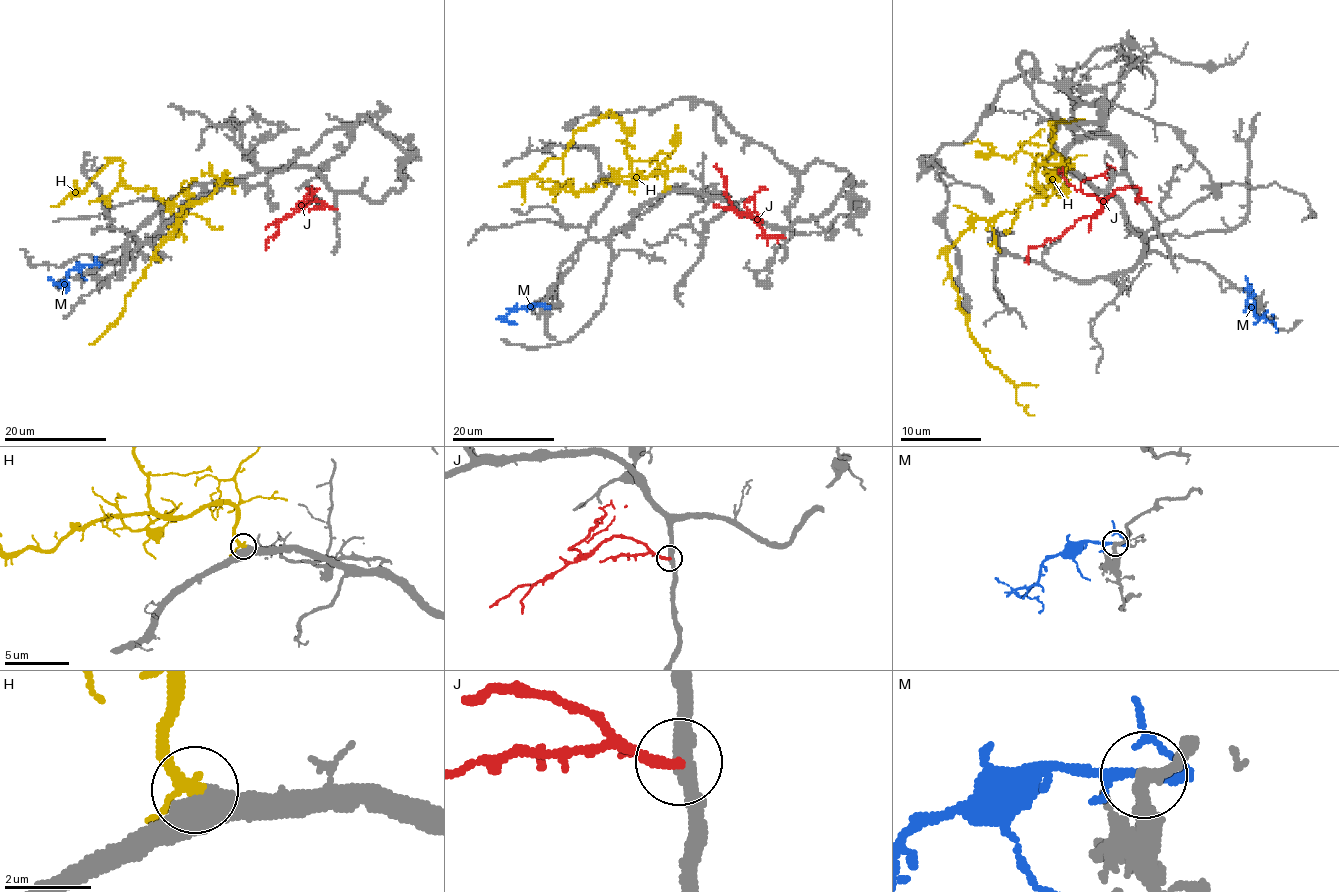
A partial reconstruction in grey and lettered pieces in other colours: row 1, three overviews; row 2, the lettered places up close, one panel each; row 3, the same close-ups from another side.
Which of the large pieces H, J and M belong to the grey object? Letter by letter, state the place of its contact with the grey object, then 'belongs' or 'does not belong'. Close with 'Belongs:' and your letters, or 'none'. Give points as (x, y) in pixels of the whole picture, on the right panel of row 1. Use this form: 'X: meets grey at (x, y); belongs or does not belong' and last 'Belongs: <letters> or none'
H: meets grey at (1063, 164); belongs
J: meets grey at (1138, 200); does not belong
M: meets grey at (1247, 290); does not belong
Belongs: H

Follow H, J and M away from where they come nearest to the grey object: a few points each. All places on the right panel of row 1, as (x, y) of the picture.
H: (1062, 163), (1038, 167), (1044, 193), (973, 224), (947, 254), (969, 334), (1034, 415)
J: (1139, 199), (1137, 187), (1119, 187), (1090, 215), (1082, 215), (1072, 226), (1028, 250), (1028, 258), (1024, 262)
M: (1247, 290), (1254, 302), (1254, 312), (1276, 324), (1276, 332)

